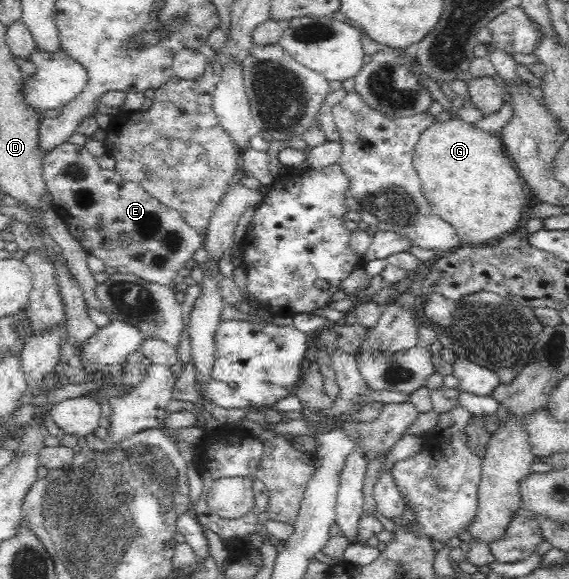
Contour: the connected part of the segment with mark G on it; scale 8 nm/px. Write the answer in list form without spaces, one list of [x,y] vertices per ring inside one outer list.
[[[459,117],[436,121],[420,133],[412,164],[420,179],[421,190],[432,207],[432,213],[453,228],[461,244],[491,245],[505,234],[522,230],[526,209],[531,204],[530,194],[516,166],[511,167],[505,154],[499,135],[485,132]]]

